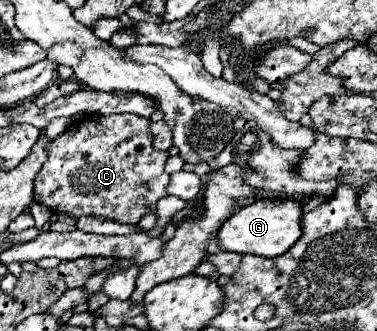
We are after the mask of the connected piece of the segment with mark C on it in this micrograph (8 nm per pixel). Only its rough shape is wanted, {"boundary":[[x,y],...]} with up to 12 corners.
{"boundary":[[90,116],[52,140],[34,200],[138,224],[166,196],[150,120]]}

